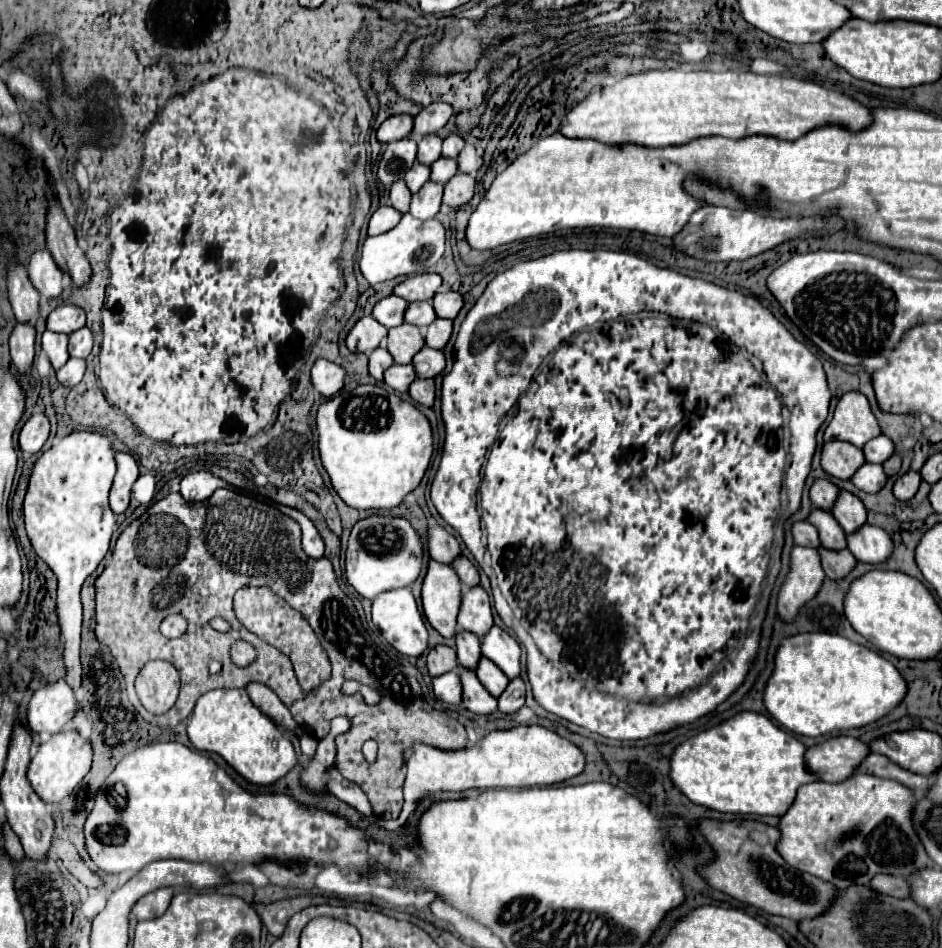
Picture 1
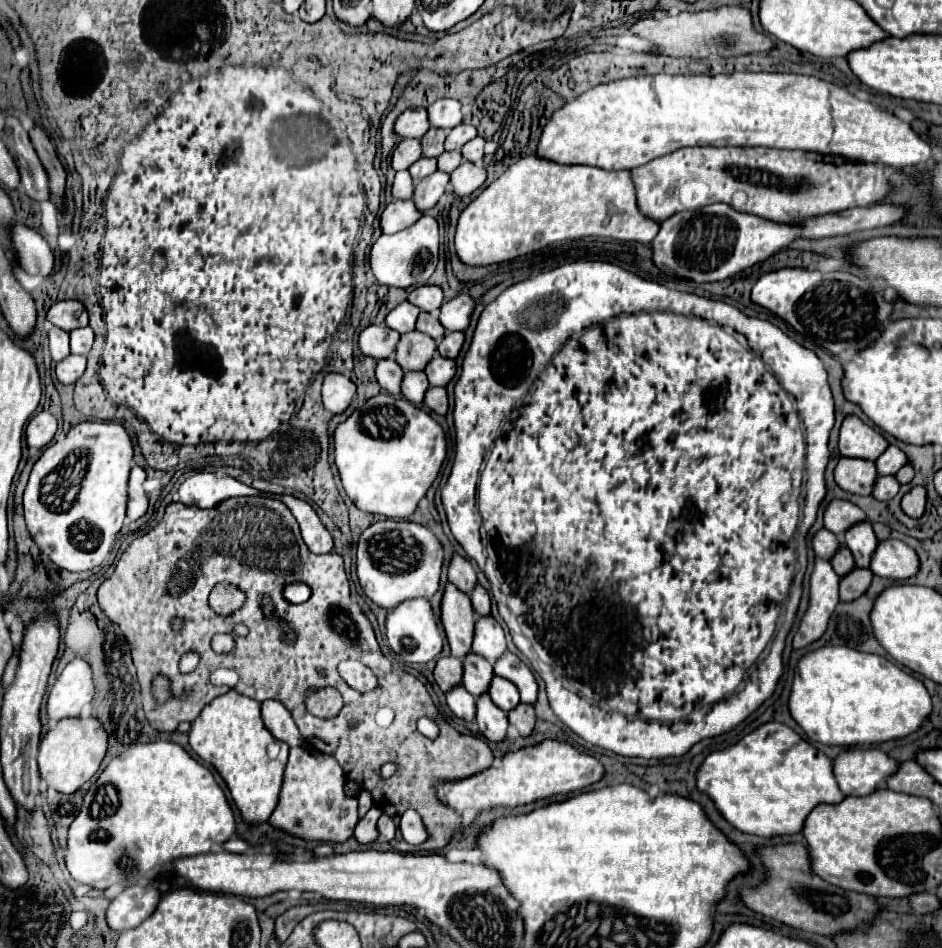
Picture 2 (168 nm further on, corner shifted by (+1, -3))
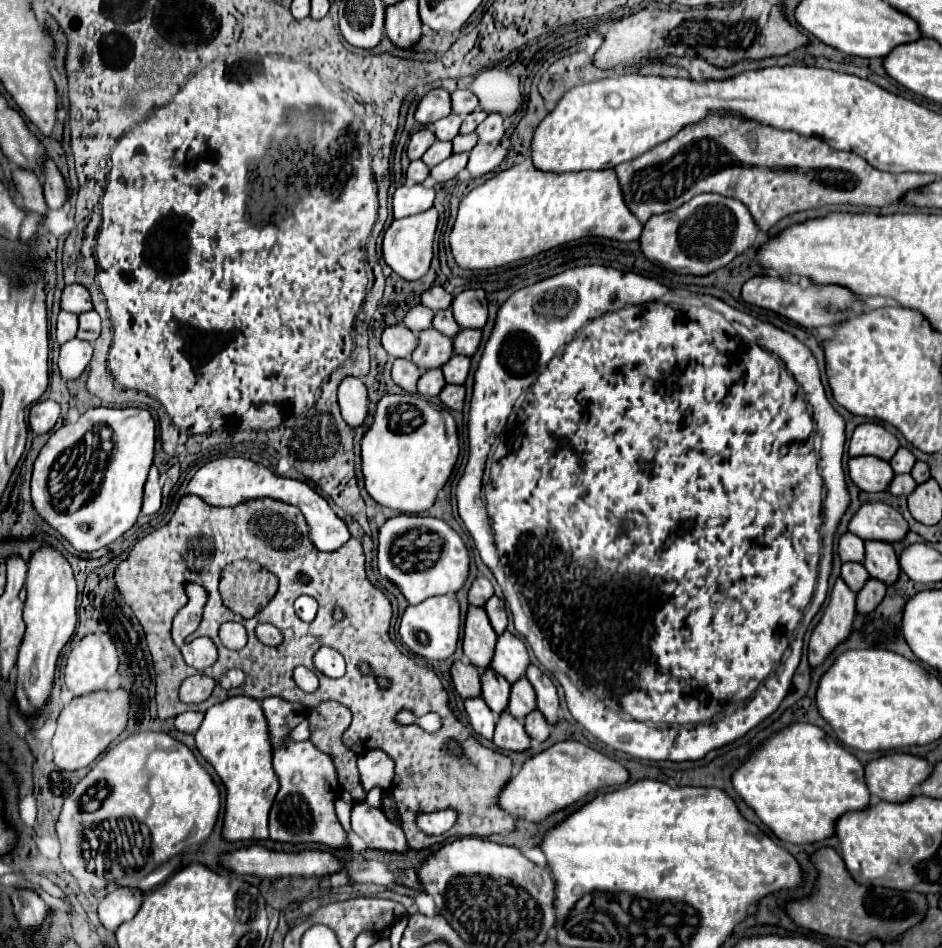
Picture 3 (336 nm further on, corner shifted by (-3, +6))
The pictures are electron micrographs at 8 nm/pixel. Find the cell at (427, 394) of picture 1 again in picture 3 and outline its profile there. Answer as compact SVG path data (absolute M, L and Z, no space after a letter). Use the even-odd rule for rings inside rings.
M447 384L443 388L443 392L439 394L439 398L447 408L461 410L463 408L463 400L465 400L465 388L463 386L455 386L455 384Z

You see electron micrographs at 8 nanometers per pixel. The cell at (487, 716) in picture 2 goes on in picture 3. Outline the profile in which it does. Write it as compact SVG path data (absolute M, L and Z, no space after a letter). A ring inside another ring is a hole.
M503 710L495 724L493 744L503 750L527 750L531 746L531 738L527 736L523 722L515 720L507 710Z

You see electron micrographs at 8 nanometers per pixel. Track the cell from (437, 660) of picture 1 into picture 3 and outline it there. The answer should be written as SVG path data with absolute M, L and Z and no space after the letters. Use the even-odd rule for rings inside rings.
M467 660L453 662L451 678L453 678L455 690L461 694L461 698L471 698L471 696L481 694L481 674L471 662L467 662Z

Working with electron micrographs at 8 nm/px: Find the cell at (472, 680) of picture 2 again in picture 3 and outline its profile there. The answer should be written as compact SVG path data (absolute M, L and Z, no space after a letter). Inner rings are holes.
M485 668L481 672L481 682L483 682L483 690L481 696L487 702L487 706L499 714L507 708L507 700L509 700L509 688L511 684L507 684L507 680L503 680L503 676L499 676L499 672L495 672L493 668Z

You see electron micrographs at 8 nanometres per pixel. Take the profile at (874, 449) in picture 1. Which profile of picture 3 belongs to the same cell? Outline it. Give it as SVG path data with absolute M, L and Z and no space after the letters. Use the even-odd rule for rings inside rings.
M899 448L899 452L895 452L895 456L889 460L889 464L891 464L891 468L893 468L895 474L911 472L911 468L915 464L915 456L907 448Z

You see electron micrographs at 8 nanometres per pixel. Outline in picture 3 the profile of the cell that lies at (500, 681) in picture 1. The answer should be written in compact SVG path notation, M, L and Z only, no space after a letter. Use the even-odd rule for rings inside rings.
M523 676L523 680L515 680L515 684L511 684L511 696L509 696L509 712L511 716L523 720L527 716L527 712L531 712L535 708L535 690L529 684L529 680Z

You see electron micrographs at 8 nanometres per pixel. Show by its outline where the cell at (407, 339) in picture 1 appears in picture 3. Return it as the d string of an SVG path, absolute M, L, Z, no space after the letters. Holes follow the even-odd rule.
M427 328L419 332L419 344L411 354L411 360L421 370L429 370L429 368L441 368L451 356L453 356L451 338L443 336L435 328Z

